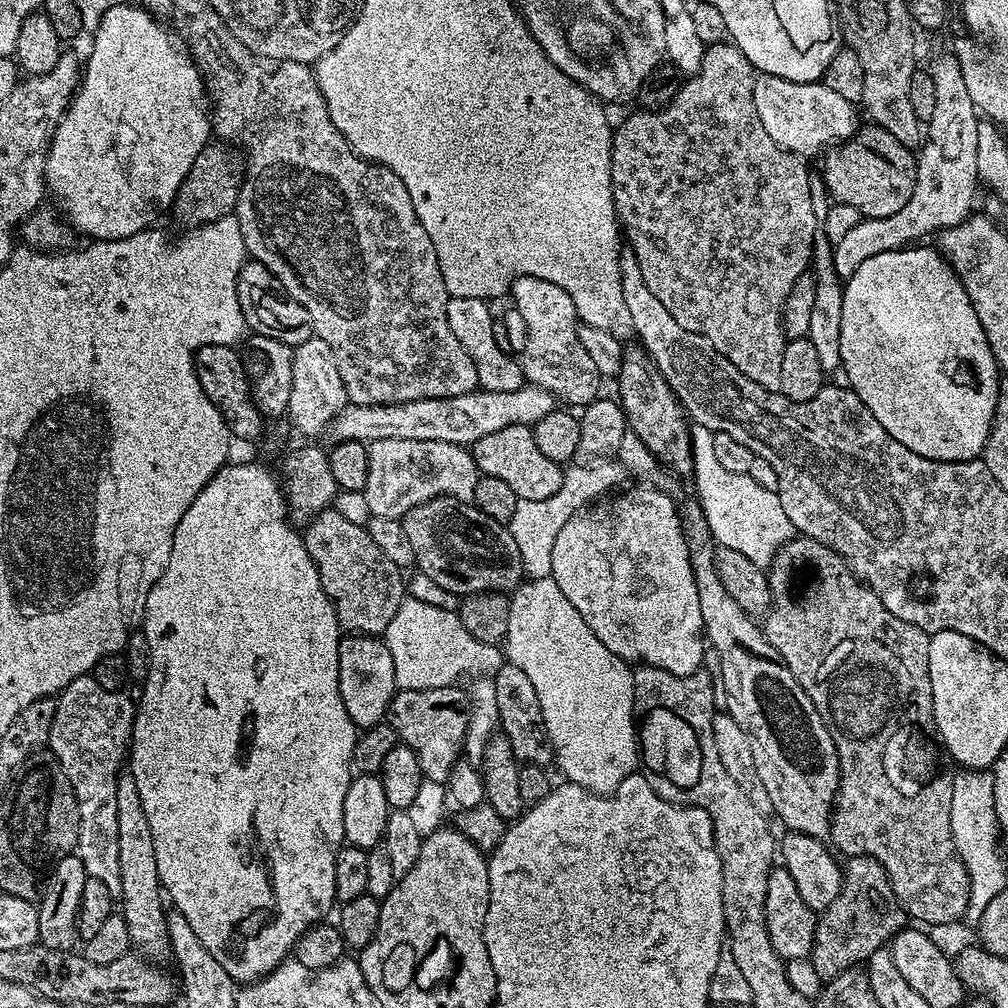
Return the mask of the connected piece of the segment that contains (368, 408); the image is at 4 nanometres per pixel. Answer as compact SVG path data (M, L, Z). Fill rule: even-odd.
M525 383L524 387L513 392L486 392L477 390L458 394L457 396L439 396L438 398L426 398L420 400L402 400L394 404L354 404L347 403L344 409L332 419L328 425L327 435L332 435L333 441L362 440L371 442L382 438L414 438L422 442L450 442L461 446L471 446L478 442L478 438L484 438L486 434L492 434L494 430L504 430L506 426L515 424L537 424L546 414L550 414L557 407L557 397L545 388L537 388L534 384Z

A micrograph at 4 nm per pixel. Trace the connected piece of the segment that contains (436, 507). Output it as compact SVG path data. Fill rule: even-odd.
M439 496L414 506L403 518L406 538L414 549L415 567L457 598L475 592L511 593L525 579L522 555L508 526L486 518L482 510L453 496Z

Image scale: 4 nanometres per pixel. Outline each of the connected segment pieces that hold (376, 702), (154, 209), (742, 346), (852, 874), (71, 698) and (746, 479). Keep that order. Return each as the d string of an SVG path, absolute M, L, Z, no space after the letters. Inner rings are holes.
M350 634L339 646L339 694L357 729L373 728L385 719L396 688L394 662L383 639Z
M122 2L104 12L104 17L98 21L95 29L96 37L92 40L92 57L86 60L82 68L82 75L78 87L73 91L68 108L64 116L56 123L52 135L52 142L48 146L48 161L44 163L44 178L49 193L56 195L60 203L59 211L66 217L67 223L86 235L97 240L121 240L130 234L138 234L144 228L153 227L156 220L164 211L171 209L176 202L176 195L186 178L190 174L190 166L194 166L194 158L198 158L198 150L202 150L210 142L213 135L212 121L210 119L210 100L206 95L206 80L201 76L195 60L188 54L183 40L175 32L169 30L157 17L153 16L147 8Z
M725 42L722 44L707 45L704 49L702 66L696 71L694 76L687 77L687 79L681 83L678 94L669 102L667 108L661 108L659 110L636 110L633 116L628 116L620 125L618 123L615 125L612 134L612 197L616 203L618 224L622 229L623 235L626 237L627 247L636 256L638 270L642 270L642 282L646 282L646 286L650 288L651 293L654 294L654 298L658 298L658 302L662 302L662 306L674 317L674 322L678 322L678 326L682 326L682 330L696 332L700 336L705 336L714 346L714 350L718 350L718 354L722 354L730 362L734 362L734 366L738 366L738 370L742 370L742 374L746 374L746 378L758 382L758 386L762 386L766 390L779 392L782 386L782 350L786 343L784 327L780 321L780 307L784 305L786 294L790 294L790 286L794 286L794 282L798 282L798 278L809 271L813 244L816 243L818 239L818 219L811 201L811 186L814 179L813 173L808 173L808 168L804 165L807 163L805 163L801 157L795 156L792 152L787 152L782 146L778 146L778 142L774 142L774 138L770 138L770 134L766 134L766 126L762 126L762 118L758 118L758 110L754 110L754 86L756 85L757 75L756 69L753 68L752 63L748 61L746 54L742 54L742 50L738 50L735 44Z
M849 856L843 861L843 884L840 896L816 917L816 944L812 947L810 965L820 982L833 980L847 968L857 967L860 960L860 920L864 920L864 953L870 957L881 951L880 944L896 935L906 924L906 913L896 902L895 896L880 893L888 888L888 875L874 858ZM844 908L852 916L844 916Z
M91 674L87 676L79 676L68 683L66 687L59 693L56 700L56 713L54 714L54 722L50 726L50 734L48 735L47 747L58 758L58 762L62 766L62 770L66 770L66 778L70 778L70 786L74 790L74 798L78 802L78 842L76 843L75 855L80 857L82 866L88 871L90 876L98 878L98 882L102 882L106 886L106 890L110 890L114 894L119 894L122 890L122 878L118 874L118 802L114 799L116 793L116 780L122 771L122 765L125 763L126 753L130 748L132 738L132 721L134 719L134 700L127 696L127 691L121 690L102 690L102 686L98 686L98 682Z
M693 427L691 434L690 476L696 479L695 499L706 514L712 537L717 545L738 550L758 565L771 564L778 549L794 535L790 518L786 518L786 510L782 510L782 502L769 485L767 488L759 484L755 475L734 474L719 464L718 458L714 458L714 438L709 428Z

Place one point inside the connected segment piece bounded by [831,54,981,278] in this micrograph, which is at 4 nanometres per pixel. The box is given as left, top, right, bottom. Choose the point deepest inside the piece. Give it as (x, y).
(947, 176)

